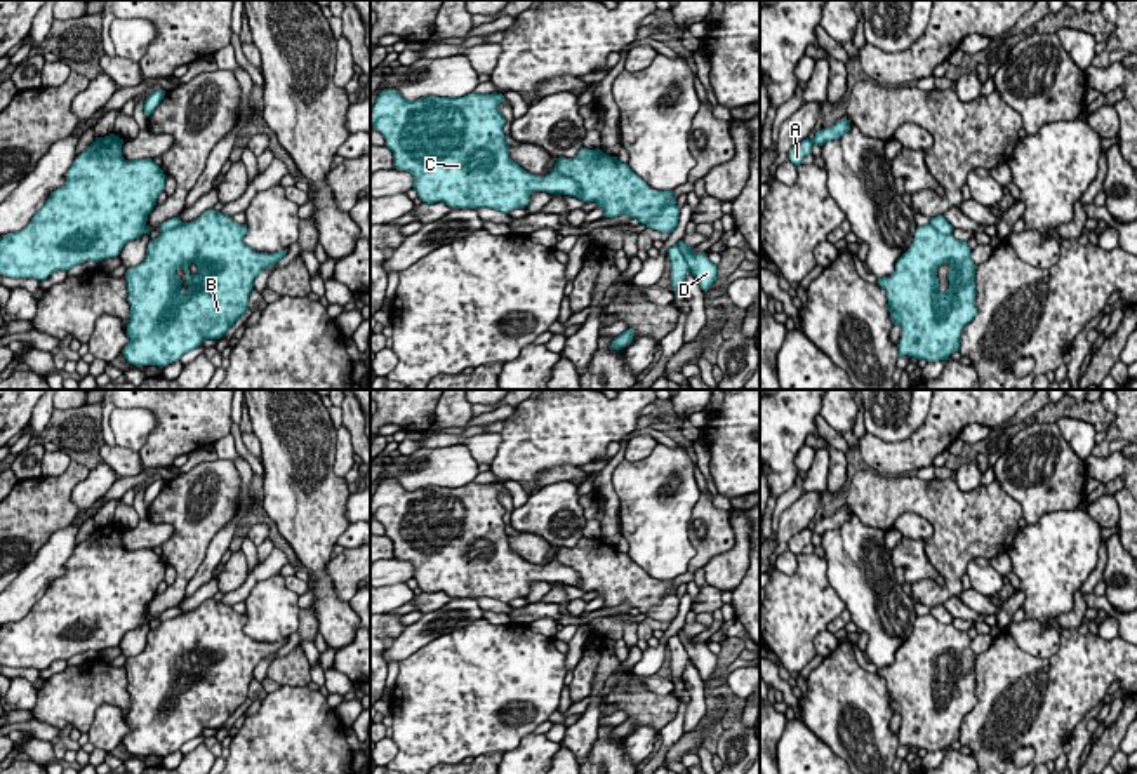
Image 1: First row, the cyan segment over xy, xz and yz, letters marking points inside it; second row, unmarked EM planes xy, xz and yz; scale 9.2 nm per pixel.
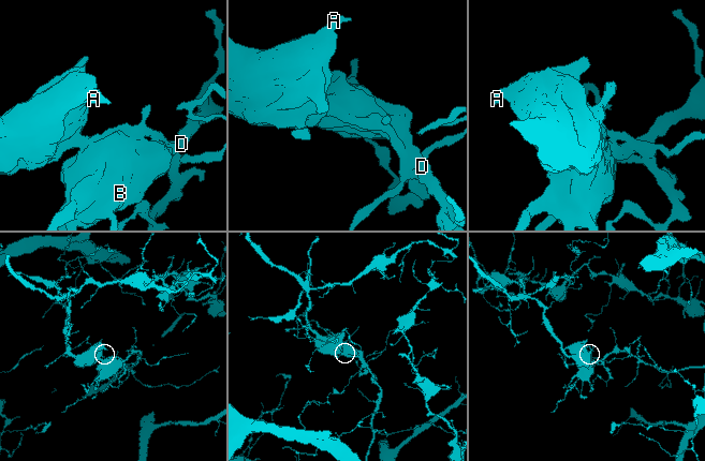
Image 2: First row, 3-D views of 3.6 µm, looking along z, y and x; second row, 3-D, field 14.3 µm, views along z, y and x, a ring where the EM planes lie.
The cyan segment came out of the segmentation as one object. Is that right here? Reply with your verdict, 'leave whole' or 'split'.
split

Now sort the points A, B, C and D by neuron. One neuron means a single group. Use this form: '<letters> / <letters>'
A C / B D

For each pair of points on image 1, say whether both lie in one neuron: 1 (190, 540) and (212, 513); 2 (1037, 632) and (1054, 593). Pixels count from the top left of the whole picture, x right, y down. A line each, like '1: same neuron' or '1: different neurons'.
1: same neuron
2: different neurons

